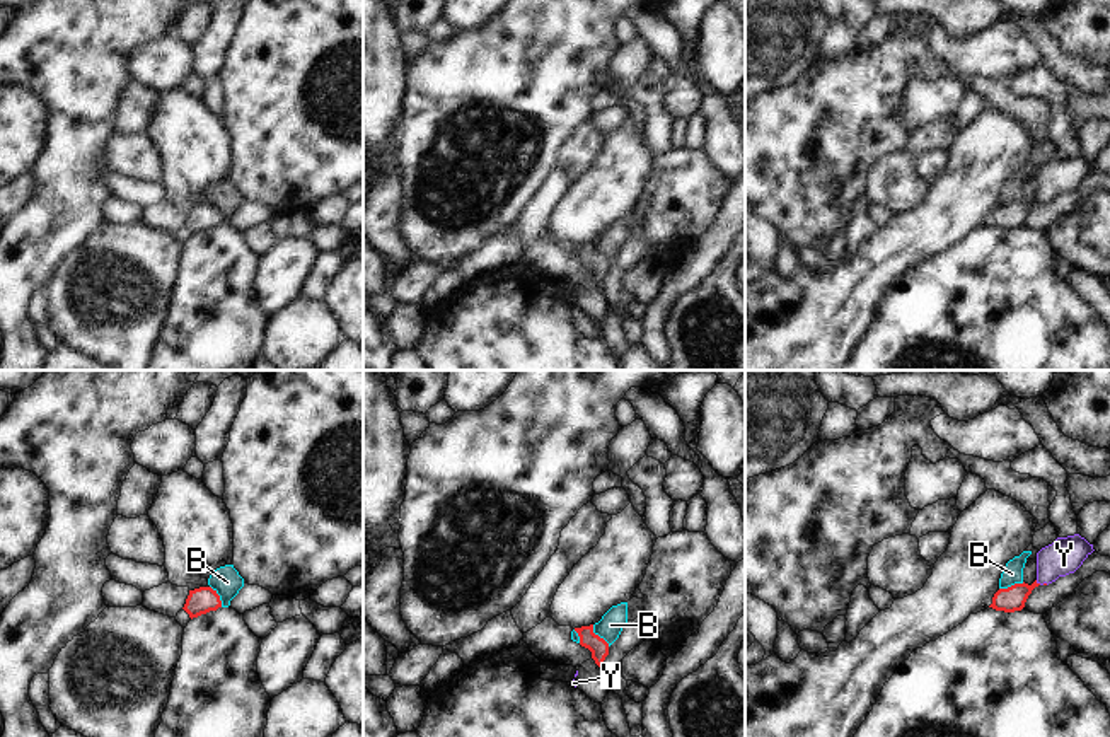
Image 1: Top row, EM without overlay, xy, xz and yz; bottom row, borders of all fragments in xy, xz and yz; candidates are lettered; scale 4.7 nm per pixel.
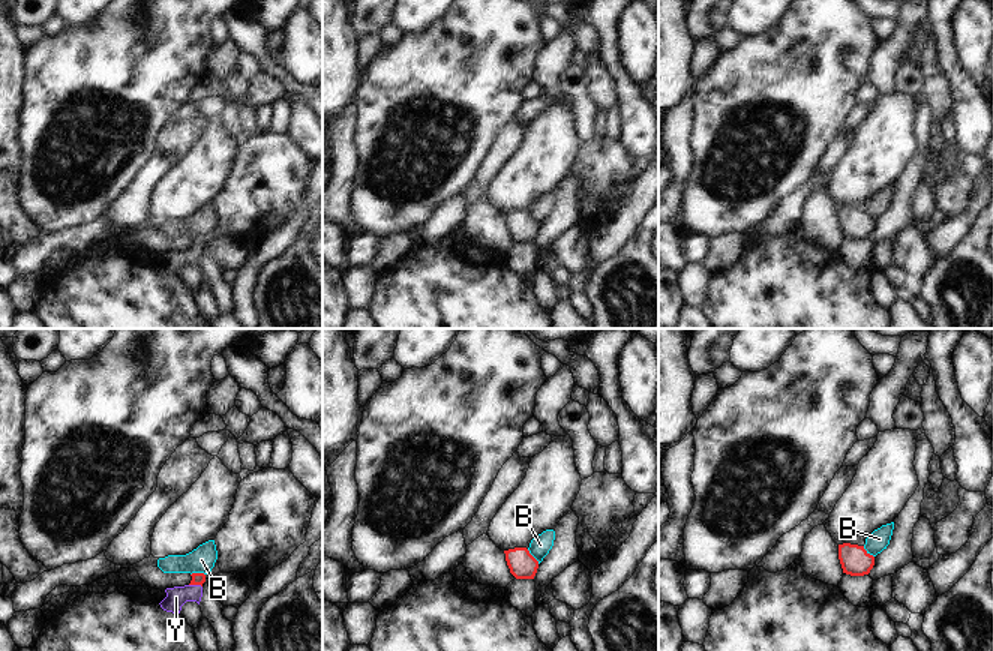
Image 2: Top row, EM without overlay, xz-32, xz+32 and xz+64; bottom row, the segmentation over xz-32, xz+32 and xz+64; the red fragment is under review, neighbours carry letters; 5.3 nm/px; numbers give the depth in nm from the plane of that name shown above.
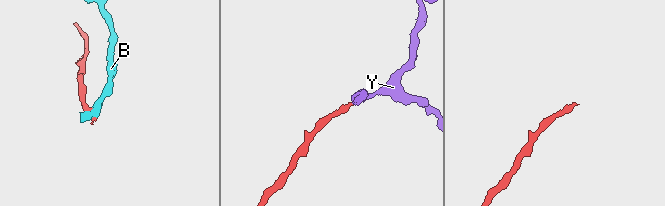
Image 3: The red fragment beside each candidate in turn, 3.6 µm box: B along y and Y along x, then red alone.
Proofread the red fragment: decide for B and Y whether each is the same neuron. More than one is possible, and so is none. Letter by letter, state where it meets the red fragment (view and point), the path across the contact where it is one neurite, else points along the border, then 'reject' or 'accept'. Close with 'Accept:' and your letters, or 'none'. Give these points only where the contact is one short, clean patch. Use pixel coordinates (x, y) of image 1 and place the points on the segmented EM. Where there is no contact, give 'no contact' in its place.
B: xz (597, 635) | along xz (592, 625), (592, 630), (609, 645) | reject
Y: yz (1044, 584) | across yz (1010, 599), (1023, 589), (1044, 584), (1046, 574), (1064, 555) | accept
Accept: Y

